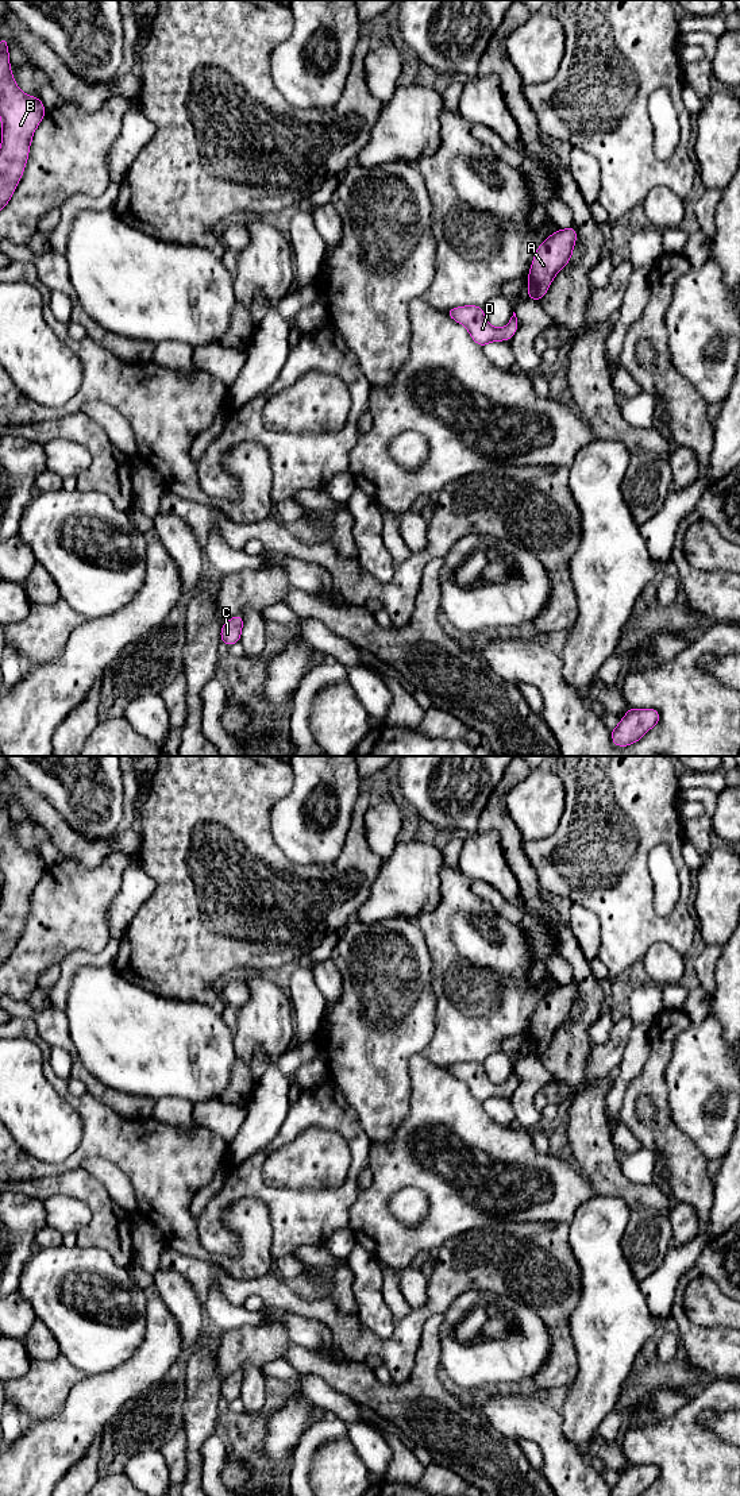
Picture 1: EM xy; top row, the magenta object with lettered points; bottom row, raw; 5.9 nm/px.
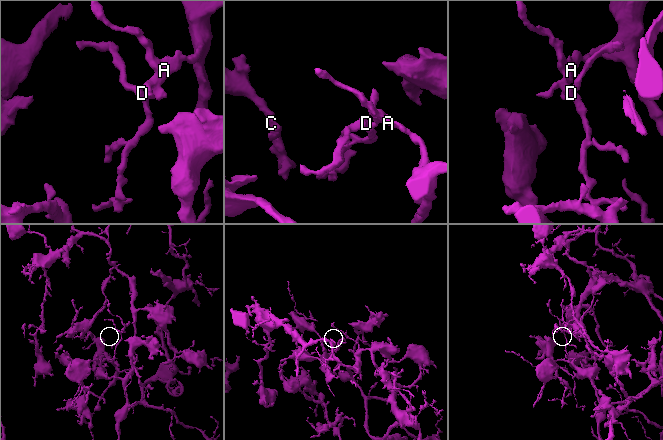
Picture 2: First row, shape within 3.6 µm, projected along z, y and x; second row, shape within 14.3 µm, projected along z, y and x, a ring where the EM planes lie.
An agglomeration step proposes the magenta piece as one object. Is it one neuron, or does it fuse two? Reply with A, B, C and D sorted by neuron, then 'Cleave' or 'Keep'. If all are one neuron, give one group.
Groups: A B C D. Keep

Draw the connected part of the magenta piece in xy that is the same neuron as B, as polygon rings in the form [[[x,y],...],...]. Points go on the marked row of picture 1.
[[[5,36],[0,39],[0,211],[11,200],[24,171],[32,134],[46,108],[41,99],[23,93],[9,66]]]

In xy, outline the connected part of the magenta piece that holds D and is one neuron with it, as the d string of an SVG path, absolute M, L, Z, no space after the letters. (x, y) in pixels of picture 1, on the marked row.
M466 305L446 311L452 320L465 325L475 343L485 347L490 342L502 340L508 342L519 328L516 313L510 317L504 328L492 327L483 313L482 306Z

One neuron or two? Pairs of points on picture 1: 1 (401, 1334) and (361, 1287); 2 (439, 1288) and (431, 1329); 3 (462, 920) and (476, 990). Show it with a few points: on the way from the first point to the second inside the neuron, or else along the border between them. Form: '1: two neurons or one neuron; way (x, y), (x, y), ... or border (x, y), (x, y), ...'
1: two neurons; border (396, 1322), (385, 1338), (363, 1323)
2: two neurons; border (443, 1314), (432, 1314), (424, 1322)
3: one neuron; way (465, 937), (476, 953), (476, 972)

